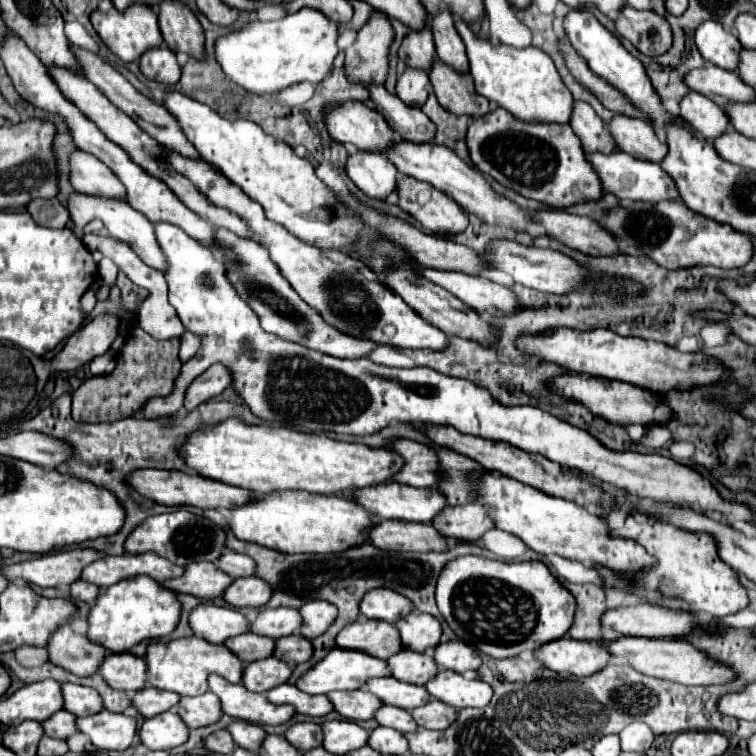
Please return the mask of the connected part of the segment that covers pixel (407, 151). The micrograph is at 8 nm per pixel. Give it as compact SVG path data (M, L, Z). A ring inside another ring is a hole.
M401 139L397 143L391 143L383 151L383 155L397 167L399 173L415 177L419 181L427 181L435 189L445 191L449 197L453 197L463 207L463 211L479 215L479 219L483 219L489 225L495 225L497 217L507 217L507 219L511 219L515 223L517 229L523 231L527 227L527 223L531 221L531 217L525 211L517 209L515 203L511 203L509 199L505 199L501 195L497 195L477 169L473 169L467 163L463 163L451 149L447 149L443 145L435 145L435 143L411 143L411 141Z

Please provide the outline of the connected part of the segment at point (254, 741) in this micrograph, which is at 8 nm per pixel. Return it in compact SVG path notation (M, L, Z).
M233 721L227 731L231 733L233 741L243 747L243 749L249 749L249 751L255 751L259 747L259 743L263 741L263 735L265 731L259 727L259 725L251 725L247 721Z

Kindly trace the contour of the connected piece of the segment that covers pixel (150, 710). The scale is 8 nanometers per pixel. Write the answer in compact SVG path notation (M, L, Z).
M143 687L133 695L131 705L139 711L139 715L155 717L163 711L173 709L175 703L179 703L179 699L181 697L171 693L171 691L161 691L161 689L155 689L155 687Z

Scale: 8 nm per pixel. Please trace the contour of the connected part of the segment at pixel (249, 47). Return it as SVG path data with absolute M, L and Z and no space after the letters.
M311 7L277 21L249 21L239 31L231 31L215 41L215 59L227 79L257 95L275 93L301 81L317 85L331 71L337 53L337 25Z

